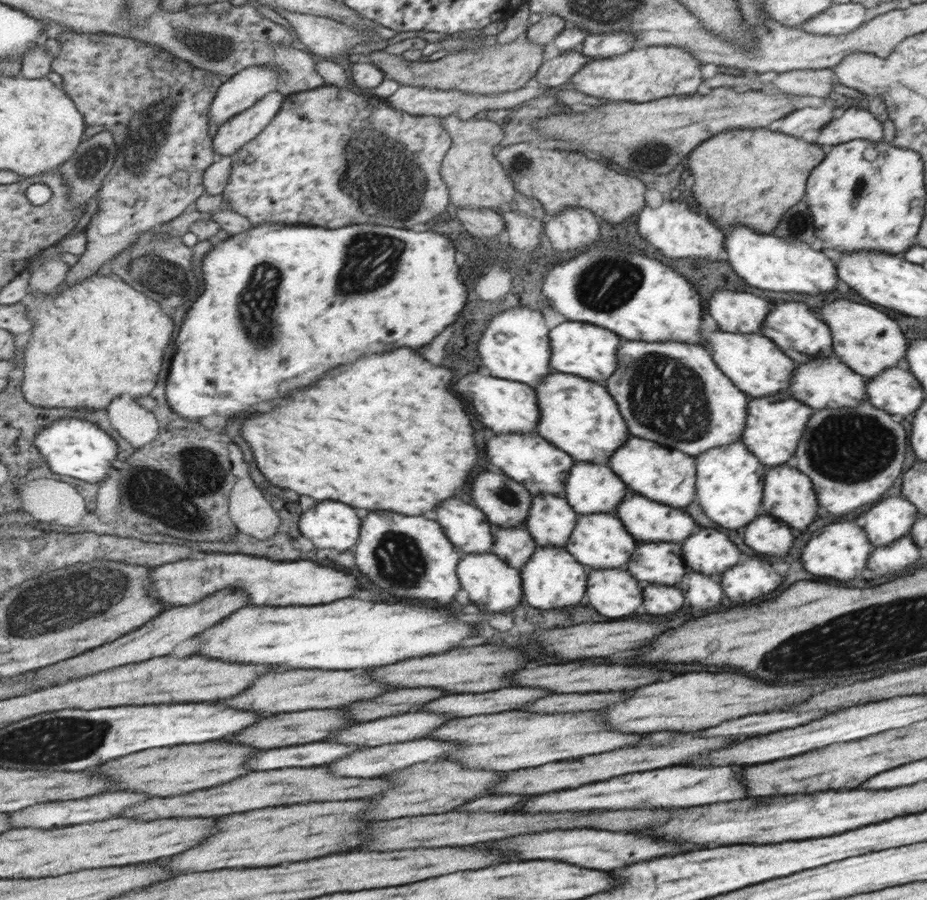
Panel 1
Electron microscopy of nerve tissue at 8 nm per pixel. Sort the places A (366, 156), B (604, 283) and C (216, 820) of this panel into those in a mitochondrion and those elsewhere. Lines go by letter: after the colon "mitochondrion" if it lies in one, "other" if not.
A: mitochondrion
B: mitochondrion
C: other

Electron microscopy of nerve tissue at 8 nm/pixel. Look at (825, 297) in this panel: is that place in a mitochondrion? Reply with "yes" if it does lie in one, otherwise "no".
no

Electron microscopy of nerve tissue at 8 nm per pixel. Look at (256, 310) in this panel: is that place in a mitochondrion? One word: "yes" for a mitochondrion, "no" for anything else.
yes

